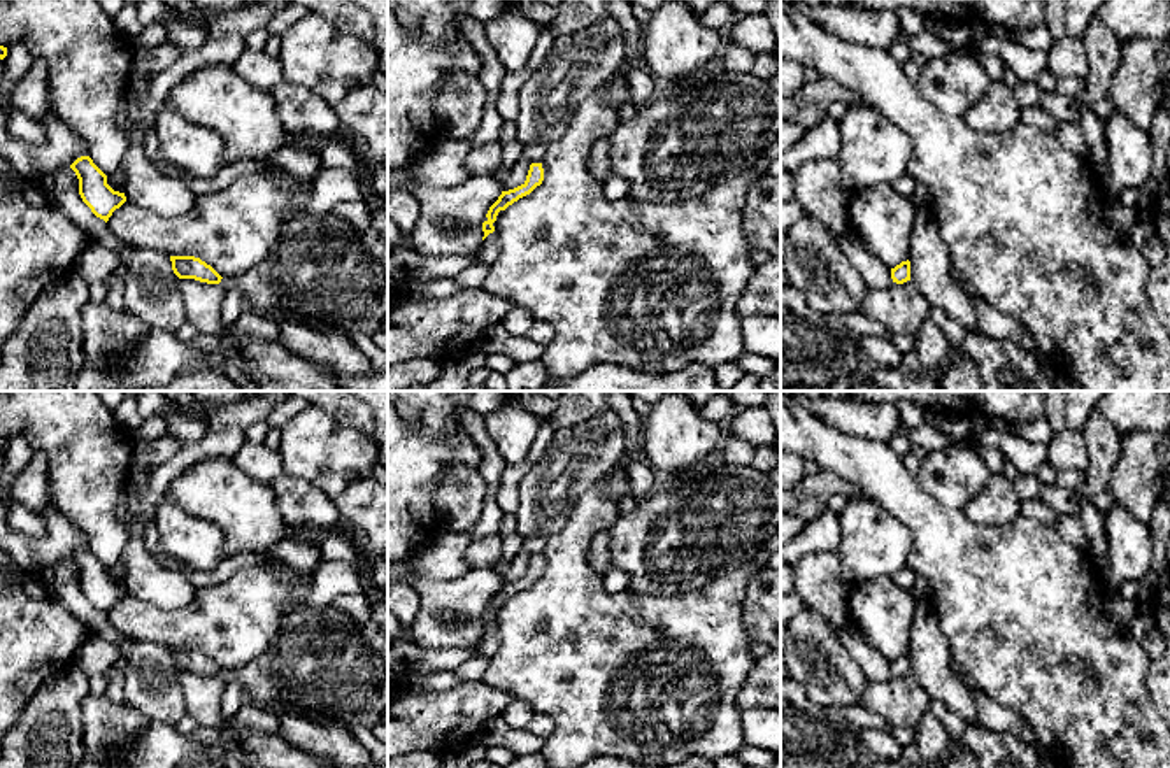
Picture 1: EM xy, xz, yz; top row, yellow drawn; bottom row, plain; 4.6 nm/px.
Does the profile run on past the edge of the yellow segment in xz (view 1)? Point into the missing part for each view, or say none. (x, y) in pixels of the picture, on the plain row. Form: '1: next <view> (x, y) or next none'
1: next none

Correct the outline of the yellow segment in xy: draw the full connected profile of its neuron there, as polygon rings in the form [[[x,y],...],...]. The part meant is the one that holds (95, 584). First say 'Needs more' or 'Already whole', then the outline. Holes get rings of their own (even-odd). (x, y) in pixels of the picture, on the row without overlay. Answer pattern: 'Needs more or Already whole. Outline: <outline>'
Already whole. Outline: [[[89,549],[77,551],[70,561],[79,572],[79,587],[91,605],[105,615],[116,601],[119,601],[126,589],[114,584],[107,577],[107,568],[93,556]]]

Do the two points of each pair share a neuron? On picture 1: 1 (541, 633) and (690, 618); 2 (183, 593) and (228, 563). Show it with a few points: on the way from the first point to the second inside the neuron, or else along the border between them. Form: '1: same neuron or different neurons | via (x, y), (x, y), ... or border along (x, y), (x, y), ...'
1: same neuron | via (577, 633), (653, 633)
2: different neurons | border along (165, 565), (183, 572), (199, 584)

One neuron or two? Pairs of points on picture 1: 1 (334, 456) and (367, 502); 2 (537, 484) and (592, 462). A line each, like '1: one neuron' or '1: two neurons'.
1: one neuron
2: one neuron

